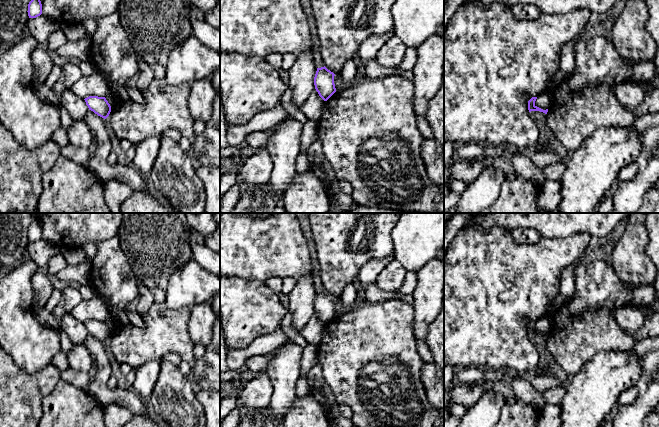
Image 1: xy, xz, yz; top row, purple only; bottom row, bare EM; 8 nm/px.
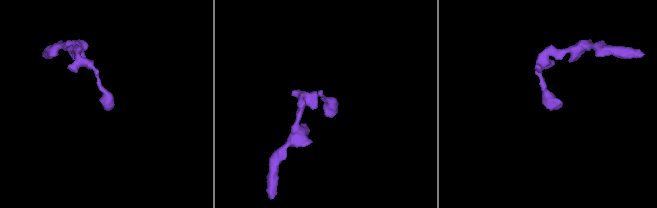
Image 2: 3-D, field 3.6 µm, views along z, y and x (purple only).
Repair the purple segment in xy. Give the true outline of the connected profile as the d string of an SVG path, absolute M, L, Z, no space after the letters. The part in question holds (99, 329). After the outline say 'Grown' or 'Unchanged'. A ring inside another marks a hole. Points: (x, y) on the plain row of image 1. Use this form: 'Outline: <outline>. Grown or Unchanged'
Outline: M89 320L84 323L89 334L93 335L98 340L106 343L110 336L111 330L105 321Z. Unchanged

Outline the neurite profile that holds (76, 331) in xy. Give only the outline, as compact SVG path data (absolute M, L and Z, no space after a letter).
M66 312L61 321L60 327L67 334L73 344L83 344L89 332L84 323L76 320L70 313Z

